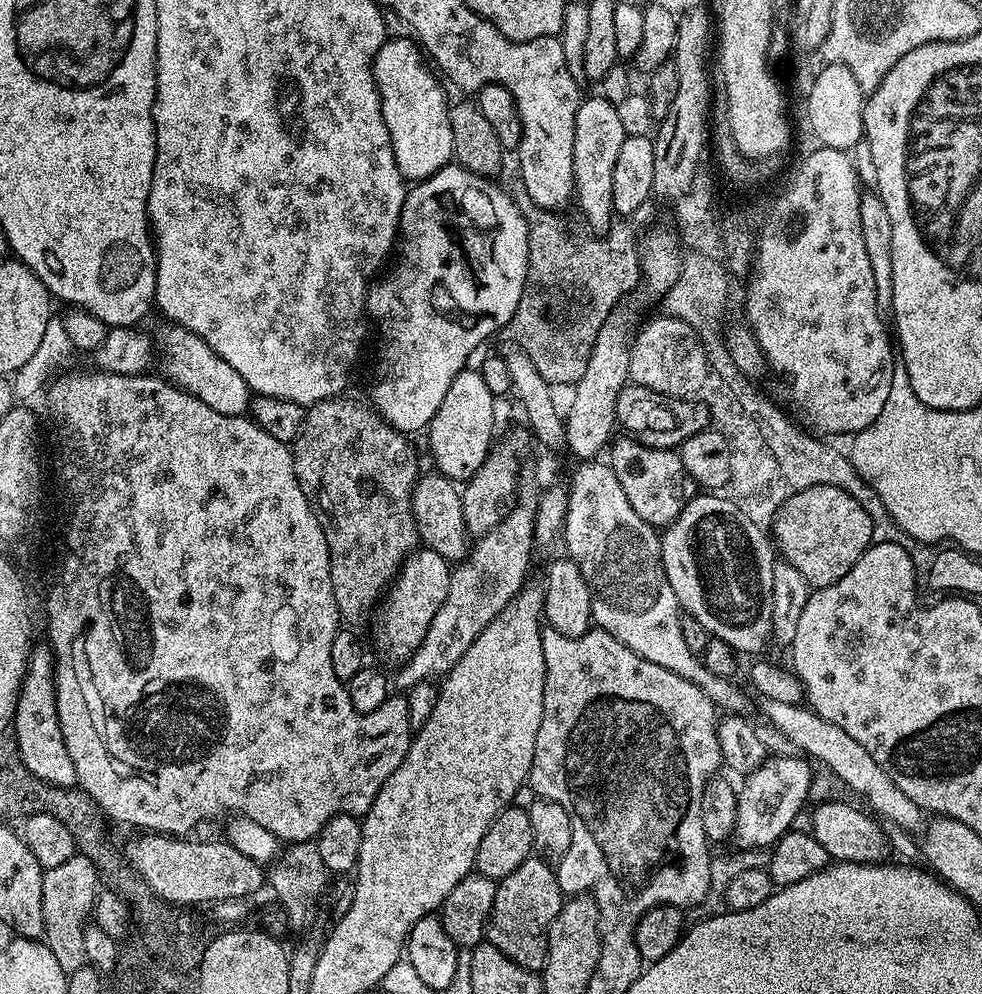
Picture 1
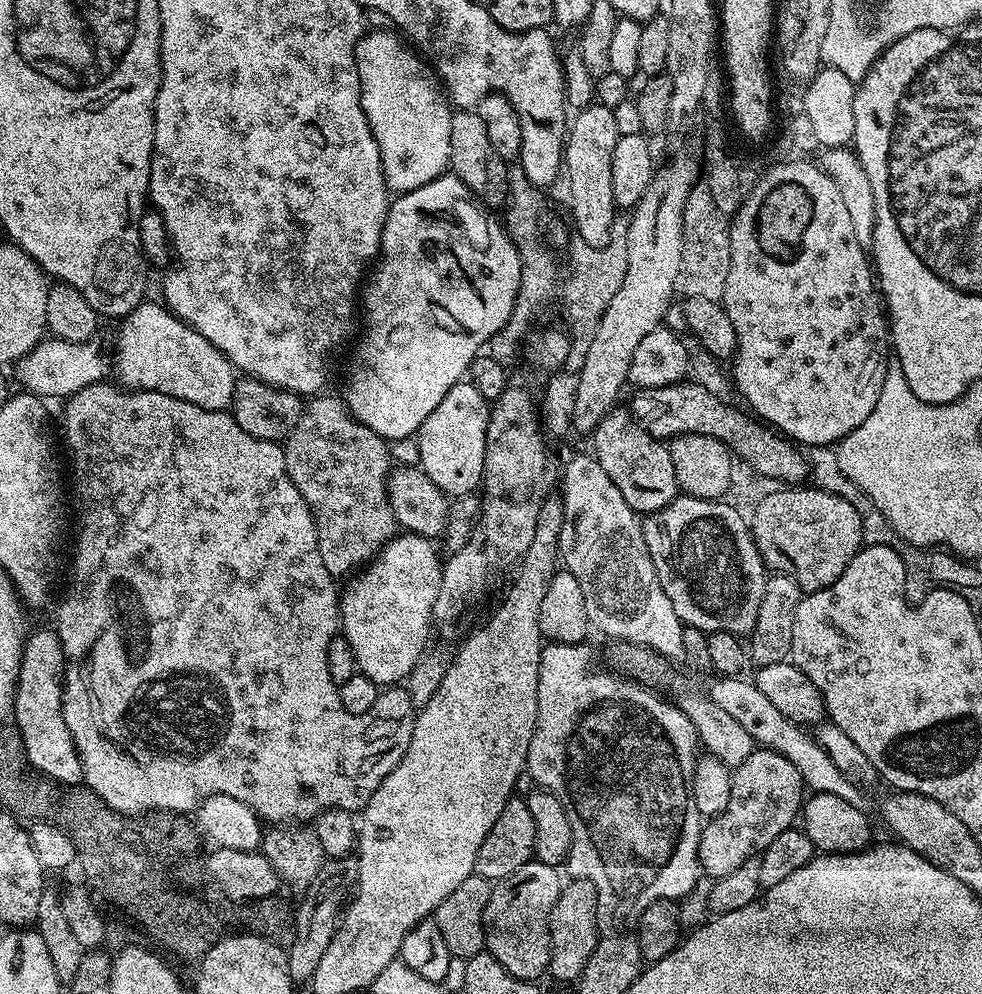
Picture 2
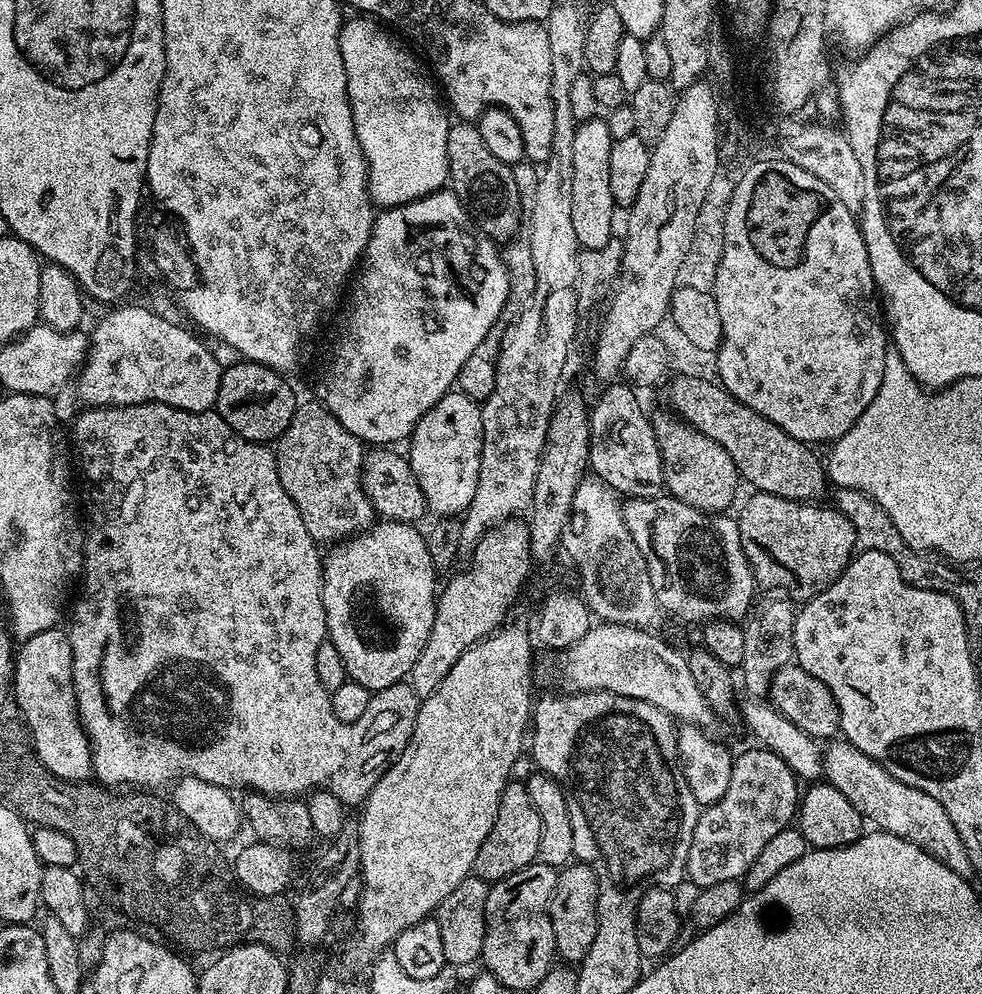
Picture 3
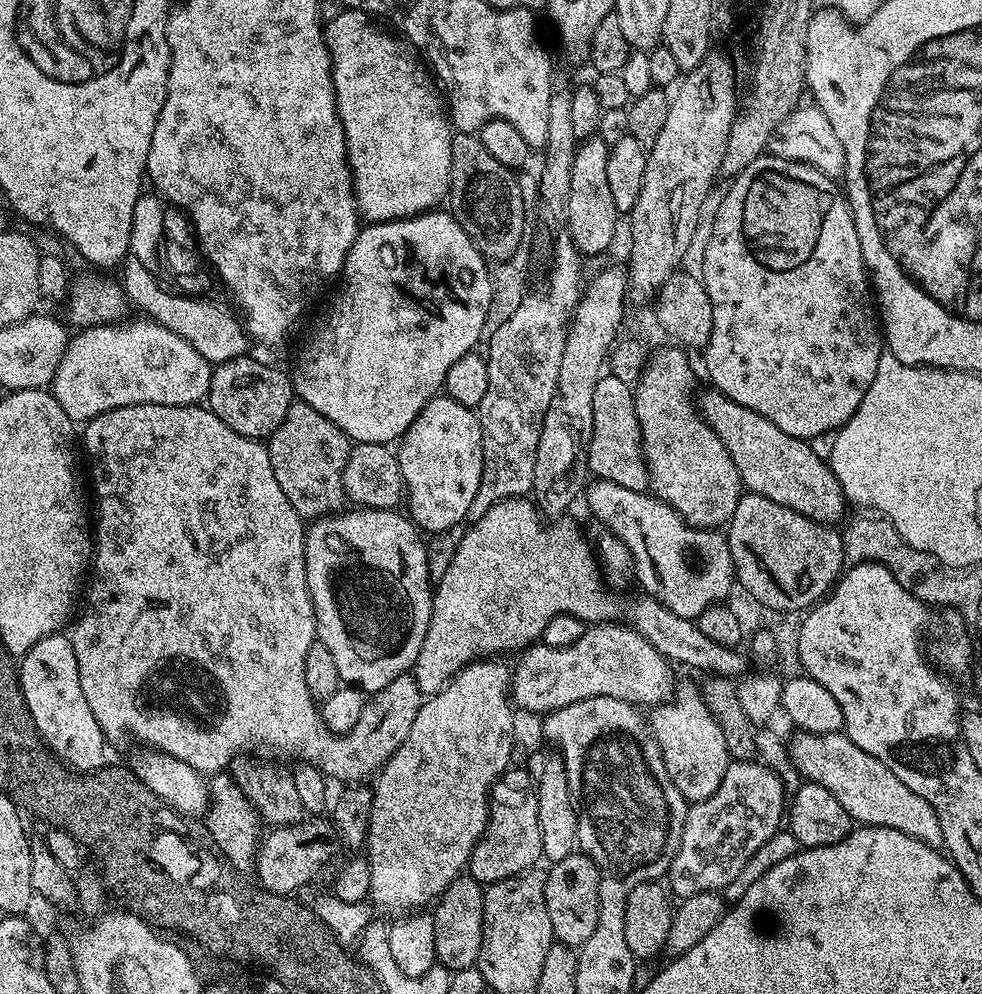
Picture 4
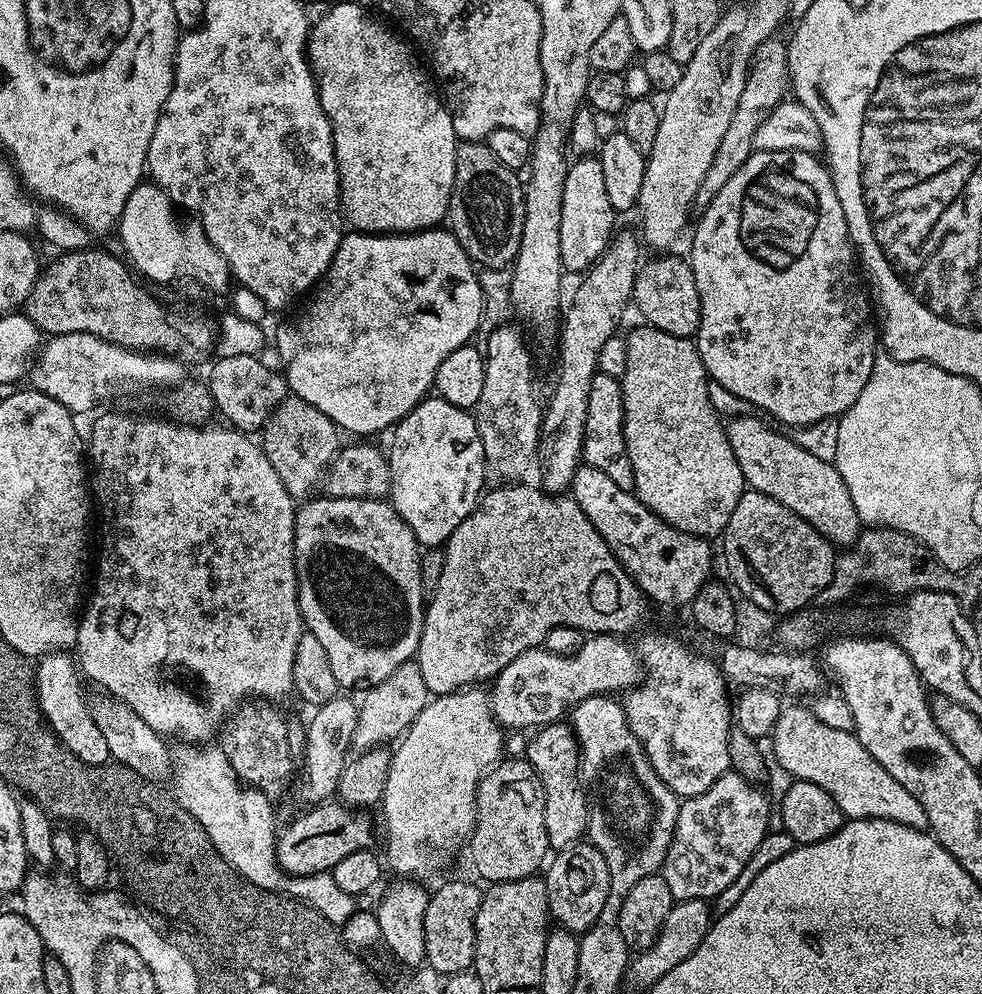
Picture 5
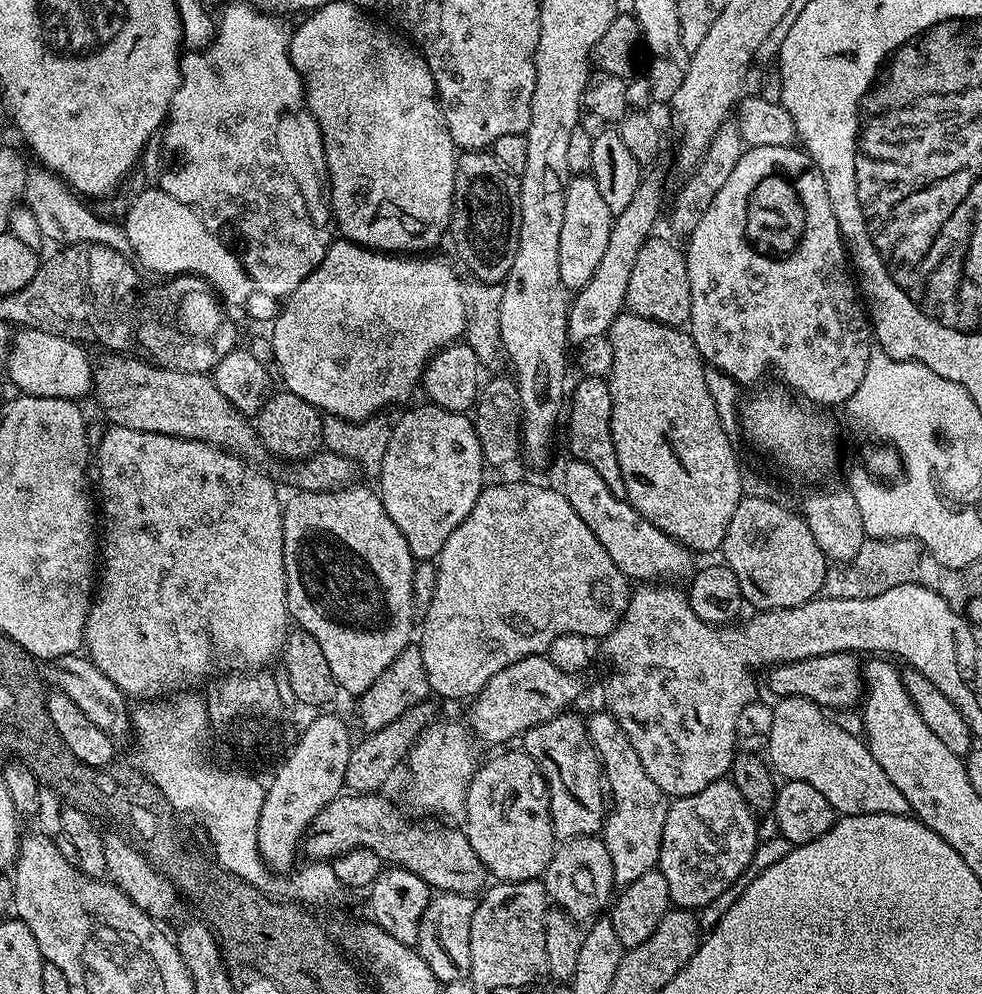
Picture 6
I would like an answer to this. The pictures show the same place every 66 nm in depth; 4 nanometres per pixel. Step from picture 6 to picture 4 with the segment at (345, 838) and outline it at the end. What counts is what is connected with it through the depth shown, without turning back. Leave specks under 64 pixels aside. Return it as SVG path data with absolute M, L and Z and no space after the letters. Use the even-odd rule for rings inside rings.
M308 818L299 824L273 827L269 831L272 833L261 839L256 850L254 873L260 887L279 896L292 896L299 888L306 887L332 856L328 830L330 834L329 821L324 818Z

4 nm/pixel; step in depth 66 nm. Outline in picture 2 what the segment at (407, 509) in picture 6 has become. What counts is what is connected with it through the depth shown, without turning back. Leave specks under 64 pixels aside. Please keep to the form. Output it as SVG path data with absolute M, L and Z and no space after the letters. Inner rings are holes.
M458 383L446 390L446 398L434 406L415 437L414 443L420 451L418 466L449 498L475 493L481 487L489 411L489 400L482 398L472 383Z

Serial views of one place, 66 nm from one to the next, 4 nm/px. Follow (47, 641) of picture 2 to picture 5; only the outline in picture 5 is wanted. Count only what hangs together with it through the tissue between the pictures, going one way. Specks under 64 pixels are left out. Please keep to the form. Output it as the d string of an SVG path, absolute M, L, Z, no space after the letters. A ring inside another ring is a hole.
M49 654L35 665L36 697L40 703L40 713L44 715L44 721L60 739L60 743L66 746L66 750L70 750L70 754L74 754L87 764L109 763L106 738L102 738L102 730L98 730L98 722L94 722L89 697L84 697L84 688L80 685L82 676L78 671L77 661L69 656Z

